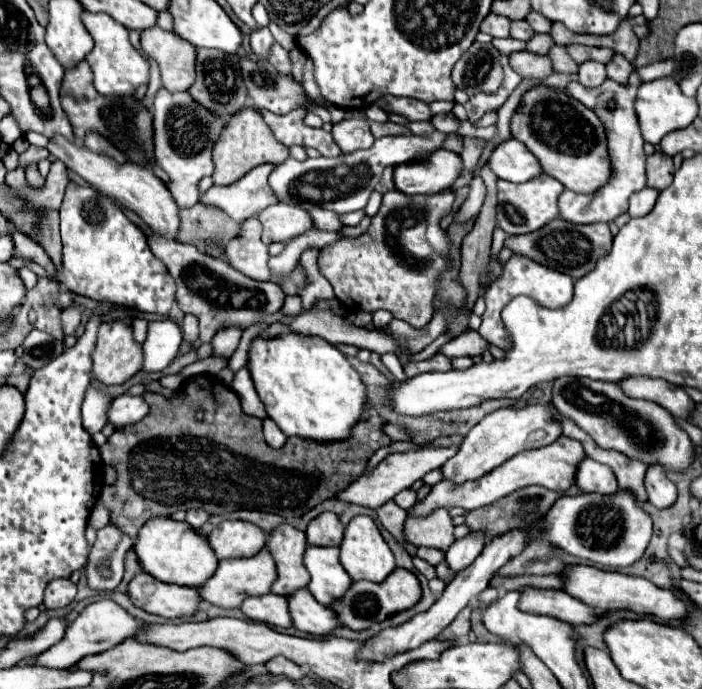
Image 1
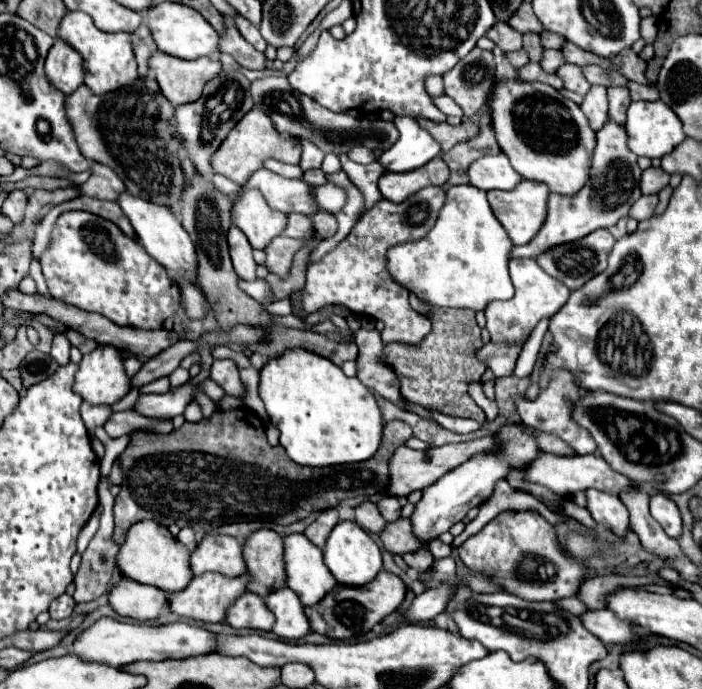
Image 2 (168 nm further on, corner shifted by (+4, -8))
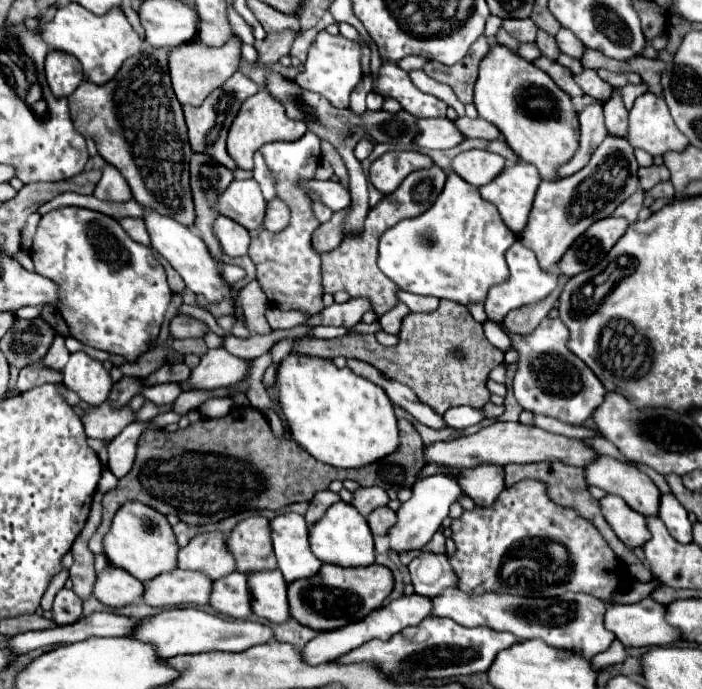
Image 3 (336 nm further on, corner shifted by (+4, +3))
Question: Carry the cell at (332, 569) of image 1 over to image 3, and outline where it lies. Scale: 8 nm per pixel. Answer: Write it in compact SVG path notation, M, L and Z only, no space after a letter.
M279 514L271 520L273 550L277 556L277 566L291 584L301 578L311 578L319 572L323 562L313 556L309 546L309 526L301 514Z

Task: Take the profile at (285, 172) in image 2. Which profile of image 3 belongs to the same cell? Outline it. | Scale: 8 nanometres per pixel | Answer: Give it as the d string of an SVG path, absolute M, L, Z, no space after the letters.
M259 150L255 152L253 178L261 184L263 196L265 196L267 200L273 200L273 198L275 198L275 186L277 186L277 180L275 180L275 176L273 176L273 172L269 170L269 166L265 164L265 158L263 158L263 154L261 154Z

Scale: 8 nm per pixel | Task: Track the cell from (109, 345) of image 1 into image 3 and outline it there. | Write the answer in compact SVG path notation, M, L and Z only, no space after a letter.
M85 352L71 354L71 360L63 368L63 384L91 406L103 404L113 388L111 374L105 370L103 362Z

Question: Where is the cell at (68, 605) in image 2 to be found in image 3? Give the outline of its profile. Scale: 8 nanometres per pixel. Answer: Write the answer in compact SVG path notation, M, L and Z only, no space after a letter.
M59 590L53 602L53 620L57 624L71 624L81 618L81 598L73 590Z

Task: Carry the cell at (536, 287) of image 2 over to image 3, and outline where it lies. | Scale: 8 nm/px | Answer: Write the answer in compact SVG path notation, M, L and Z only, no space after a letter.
M515 242L507 254L507 266L511 270L511 276L505 284L497 284L489 290L487 294L487 300L485 300L485 312L487 312L487 318L493 320L493 322L501 322L511 310L515 308L521 308L521 306L529 306L529 304L535 304L535 302L541 302L545 300L557 286L559 286L559 274L557 272L547 272L539 266L535 254L525 248L521 242Z

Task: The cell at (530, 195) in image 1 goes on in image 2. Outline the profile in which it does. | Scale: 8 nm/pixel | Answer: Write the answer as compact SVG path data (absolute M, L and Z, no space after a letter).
M521 181L511 191L487 191L487 201L495 217L501 219L501 225L505 227L515 245L525 245L537 235L539 227L547 217L547 197L549 197L549 187L535 181Z

